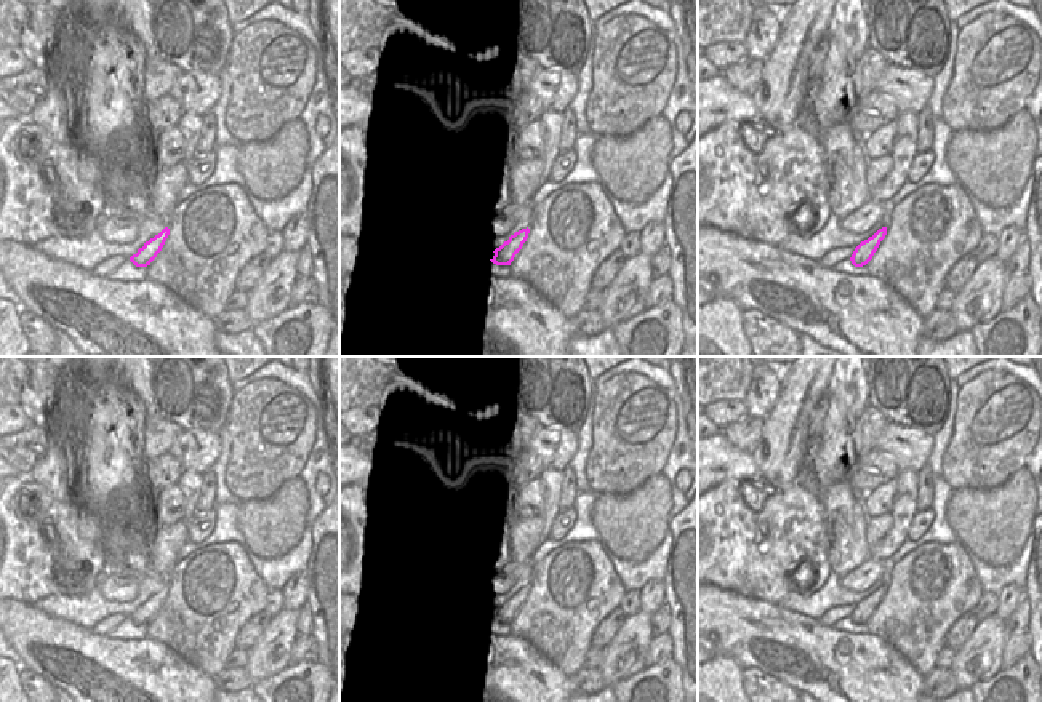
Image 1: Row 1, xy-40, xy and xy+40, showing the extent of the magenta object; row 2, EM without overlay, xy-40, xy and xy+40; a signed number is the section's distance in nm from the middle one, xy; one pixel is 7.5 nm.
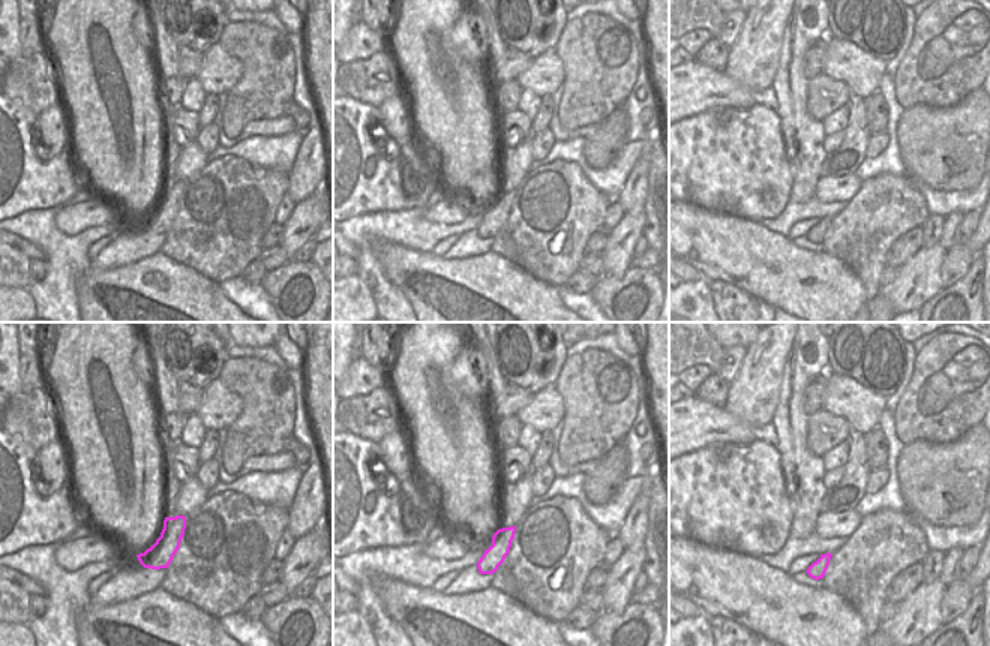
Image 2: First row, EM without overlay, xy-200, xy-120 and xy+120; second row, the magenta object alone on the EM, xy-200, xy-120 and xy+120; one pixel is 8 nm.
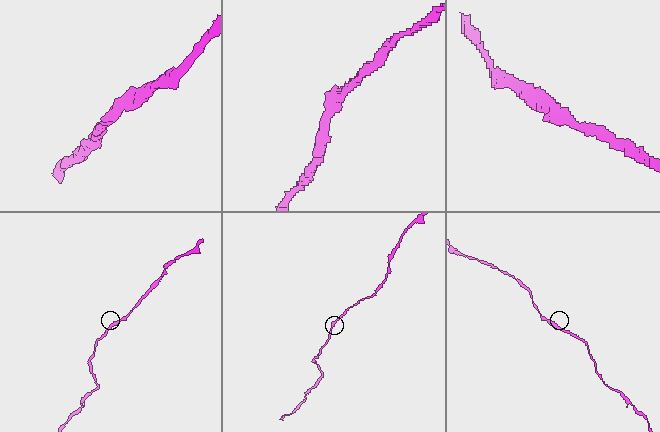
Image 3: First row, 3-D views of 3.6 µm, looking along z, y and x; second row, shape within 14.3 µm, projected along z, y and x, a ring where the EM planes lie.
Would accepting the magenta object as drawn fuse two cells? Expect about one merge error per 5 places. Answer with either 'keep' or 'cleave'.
keep

